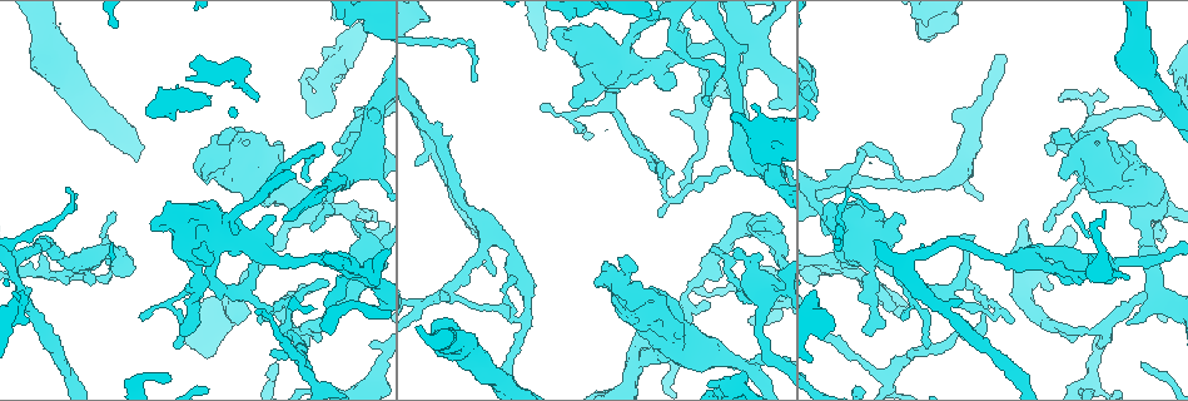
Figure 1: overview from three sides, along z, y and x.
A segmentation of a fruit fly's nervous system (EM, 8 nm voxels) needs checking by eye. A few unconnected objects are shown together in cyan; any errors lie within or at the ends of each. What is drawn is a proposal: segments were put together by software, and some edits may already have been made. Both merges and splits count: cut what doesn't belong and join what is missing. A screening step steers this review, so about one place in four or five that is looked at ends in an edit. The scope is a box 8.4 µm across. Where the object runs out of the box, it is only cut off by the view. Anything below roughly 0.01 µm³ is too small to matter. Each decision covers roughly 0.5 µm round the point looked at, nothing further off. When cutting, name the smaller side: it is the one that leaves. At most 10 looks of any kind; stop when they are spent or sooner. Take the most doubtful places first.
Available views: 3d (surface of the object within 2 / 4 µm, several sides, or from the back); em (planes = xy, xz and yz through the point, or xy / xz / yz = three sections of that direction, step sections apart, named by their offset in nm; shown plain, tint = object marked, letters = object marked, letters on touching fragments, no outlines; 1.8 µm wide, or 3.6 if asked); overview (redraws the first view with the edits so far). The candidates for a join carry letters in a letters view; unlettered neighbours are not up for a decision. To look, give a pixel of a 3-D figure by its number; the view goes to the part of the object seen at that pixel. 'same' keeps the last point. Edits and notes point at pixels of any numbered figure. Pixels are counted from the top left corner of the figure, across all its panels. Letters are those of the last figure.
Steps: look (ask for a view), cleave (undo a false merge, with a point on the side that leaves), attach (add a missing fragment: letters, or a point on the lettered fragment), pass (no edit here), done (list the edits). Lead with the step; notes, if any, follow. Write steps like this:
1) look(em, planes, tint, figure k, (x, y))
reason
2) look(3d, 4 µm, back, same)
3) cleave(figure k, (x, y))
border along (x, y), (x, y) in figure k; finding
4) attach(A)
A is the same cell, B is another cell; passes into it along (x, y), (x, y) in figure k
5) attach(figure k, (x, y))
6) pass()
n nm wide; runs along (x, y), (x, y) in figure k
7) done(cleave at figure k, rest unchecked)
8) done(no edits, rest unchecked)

look(em, 3.6 µm, xy, step 4, letters, figure 1, (309, 293))
branch stops here

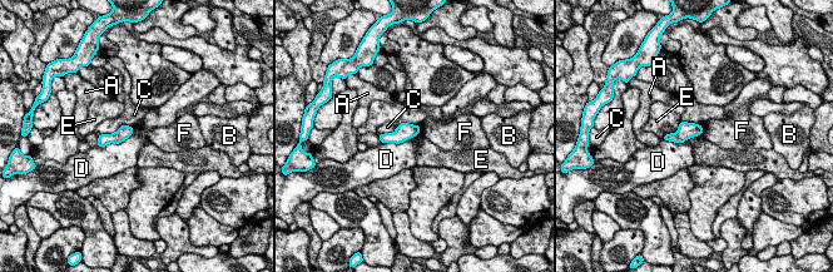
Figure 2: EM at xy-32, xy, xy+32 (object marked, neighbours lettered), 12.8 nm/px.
pass()
170 nm wide; A, B, C, D, E and F are other cells; border along (420, 125), (402, 142), (381, 143) in figure 2; no lettered fragment goes on from it

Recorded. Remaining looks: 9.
look(3d, 4 µm, figure 1, (1053, 156))
an open end

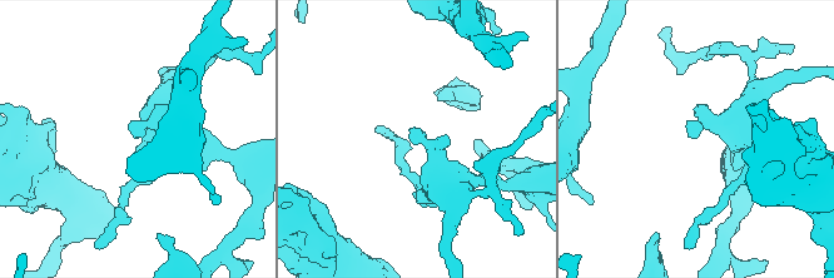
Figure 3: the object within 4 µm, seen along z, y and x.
look(em, planes, letters, figure 3, (696, 135))
need the tissue

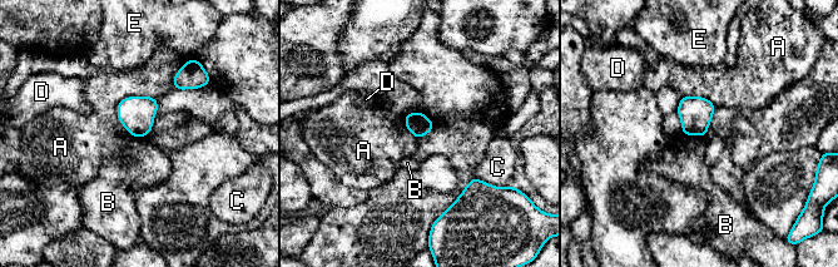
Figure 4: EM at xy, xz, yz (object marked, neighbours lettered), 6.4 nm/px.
pass()
A, B, C, D and E are other cells; border along (683, 133), (703, 137) in figure 4; no lettered fragment goes on from it

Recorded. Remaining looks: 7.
look(3d, 2 µm, figure 1, (426, 302))
sharp bend

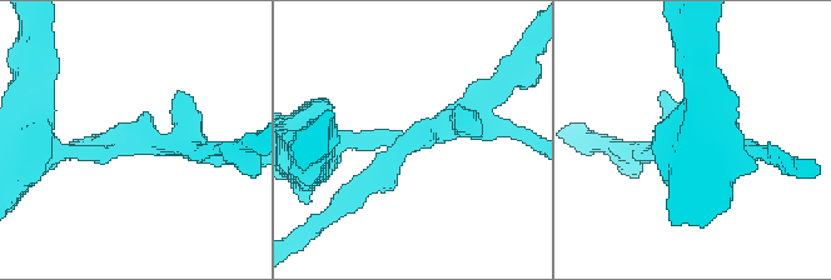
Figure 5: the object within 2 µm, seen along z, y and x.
look(em, yz, step 8, tint, figure 5, (411, 142))

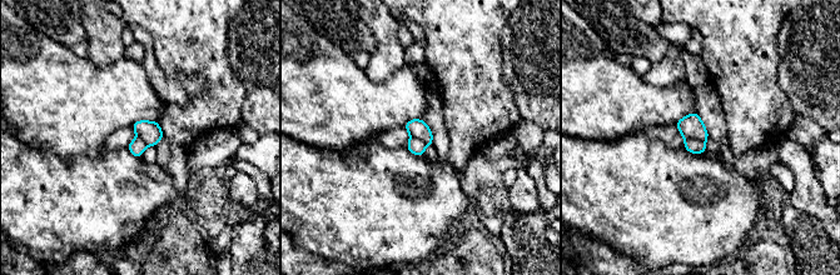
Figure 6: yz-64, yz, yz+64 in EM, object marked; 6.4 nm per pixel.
look(em, planes, letters, same)
cut it another way

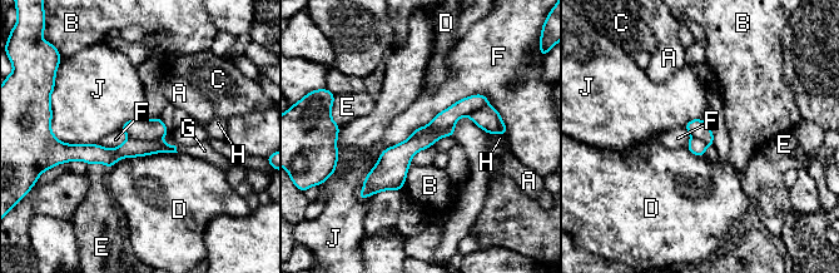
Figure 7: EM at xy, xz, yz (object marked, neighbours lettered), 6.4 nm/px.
cleave(figure 7, (130, 148))
A, B, C, D, E, F, G, H and J are other cells; border along (129, 138), (158, 140) in figure 7; a second neuron is stuck on

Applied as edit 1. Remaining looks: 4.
look(overview)

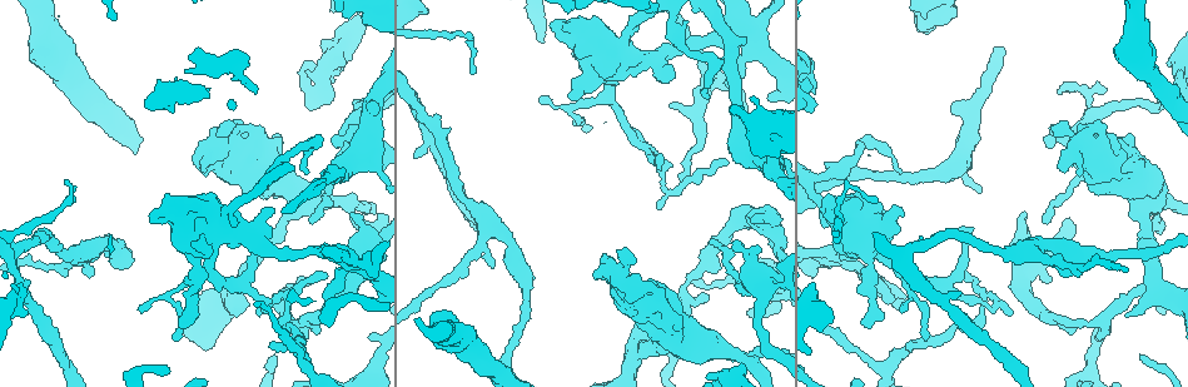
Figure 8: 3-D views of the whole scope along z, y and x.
look(em, yz, step 8, tint, figure 8, (139, 309))
thin end

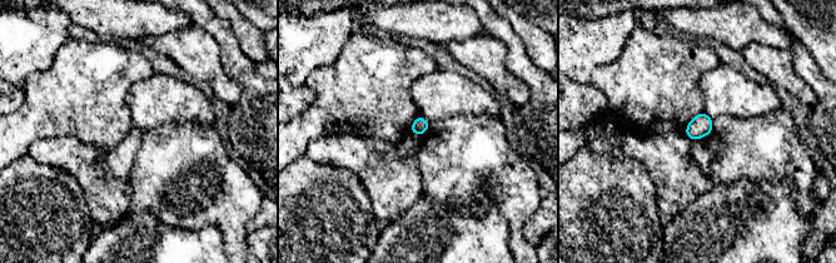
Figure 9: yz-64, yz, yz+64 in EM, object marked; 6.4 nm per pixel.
look(em, planes, letters, same)

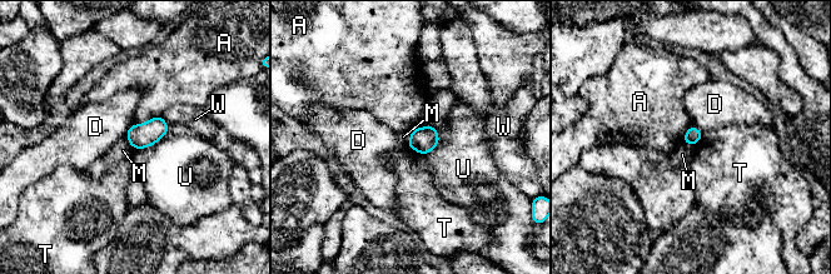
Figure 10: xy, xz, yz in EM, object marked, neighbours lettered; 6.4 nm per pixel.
pass()
U touches over 280 nm; A, D, M, T, U and W are other cells; none of them fits

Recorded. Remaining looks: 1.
done(cleave at figure 7, rest unchecked)

